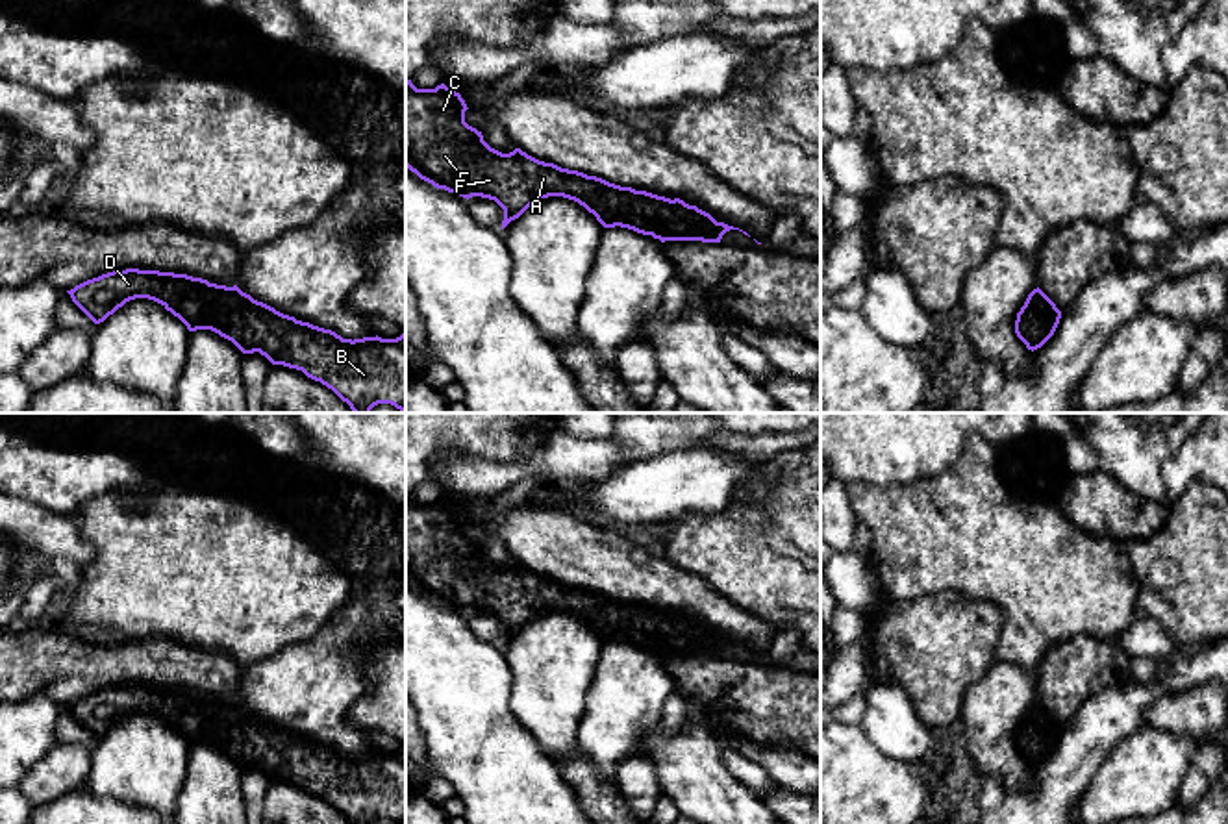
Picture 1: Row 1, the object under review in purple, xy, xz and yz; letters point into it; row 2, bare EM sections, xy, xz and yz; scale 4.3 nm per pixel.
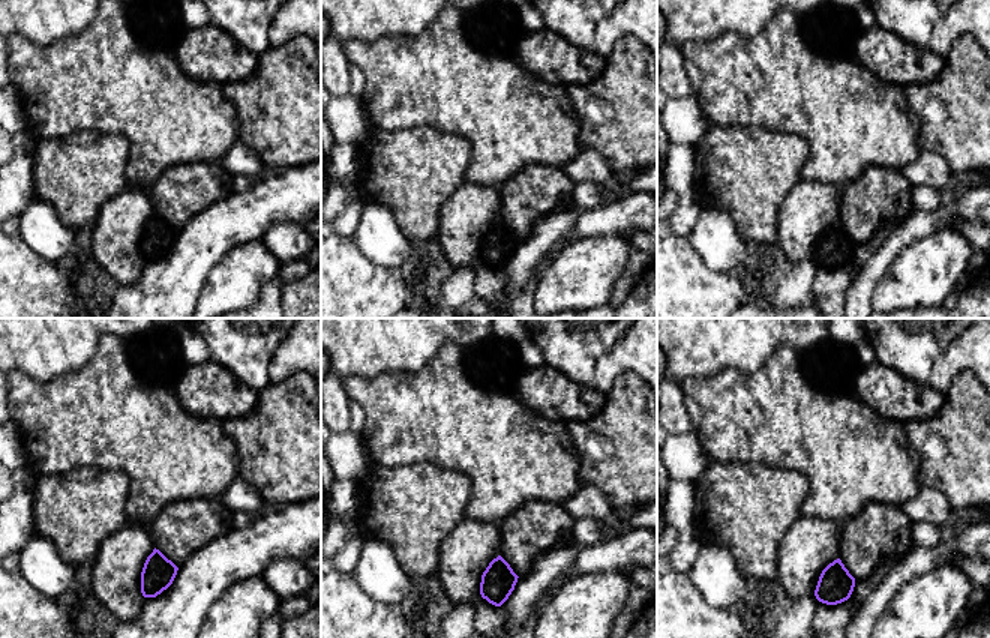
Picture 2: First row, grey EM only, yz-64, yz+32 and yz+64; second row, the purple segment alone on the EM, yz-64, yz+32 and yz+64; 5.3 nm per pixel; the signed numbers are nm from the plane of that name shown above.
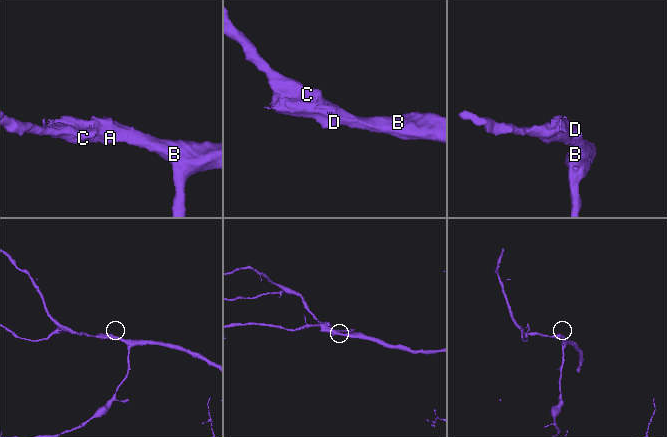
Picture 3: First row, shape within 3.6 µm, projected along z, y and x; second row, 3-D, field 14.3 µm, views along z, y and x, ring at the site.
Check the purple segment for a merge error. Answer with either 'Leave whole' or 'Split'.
Leave whole

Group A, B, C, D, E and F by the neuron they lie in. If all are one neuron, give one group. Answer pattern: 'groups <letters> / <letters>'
groups A B C D E F

